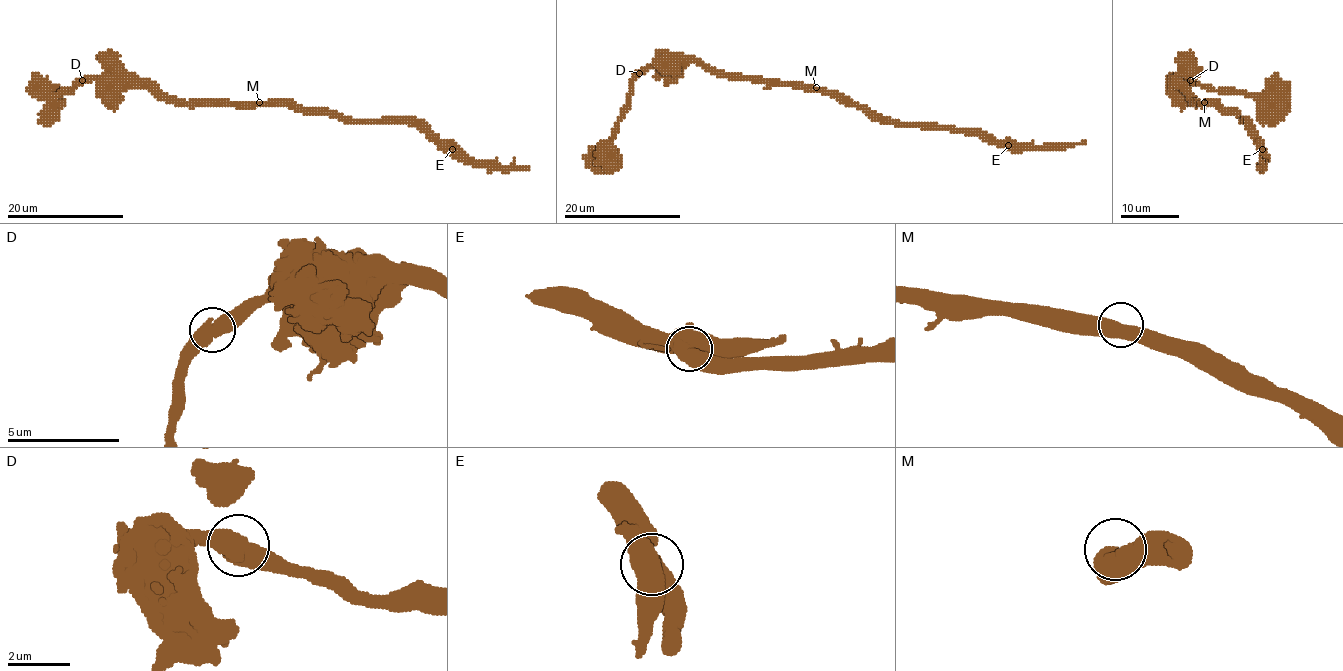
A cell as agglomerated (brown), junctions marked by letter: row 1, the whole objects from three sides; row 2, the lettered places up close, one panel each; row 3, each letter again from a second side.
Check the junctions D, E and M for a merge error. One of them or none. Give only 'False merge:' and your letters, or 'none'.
False merge: E

